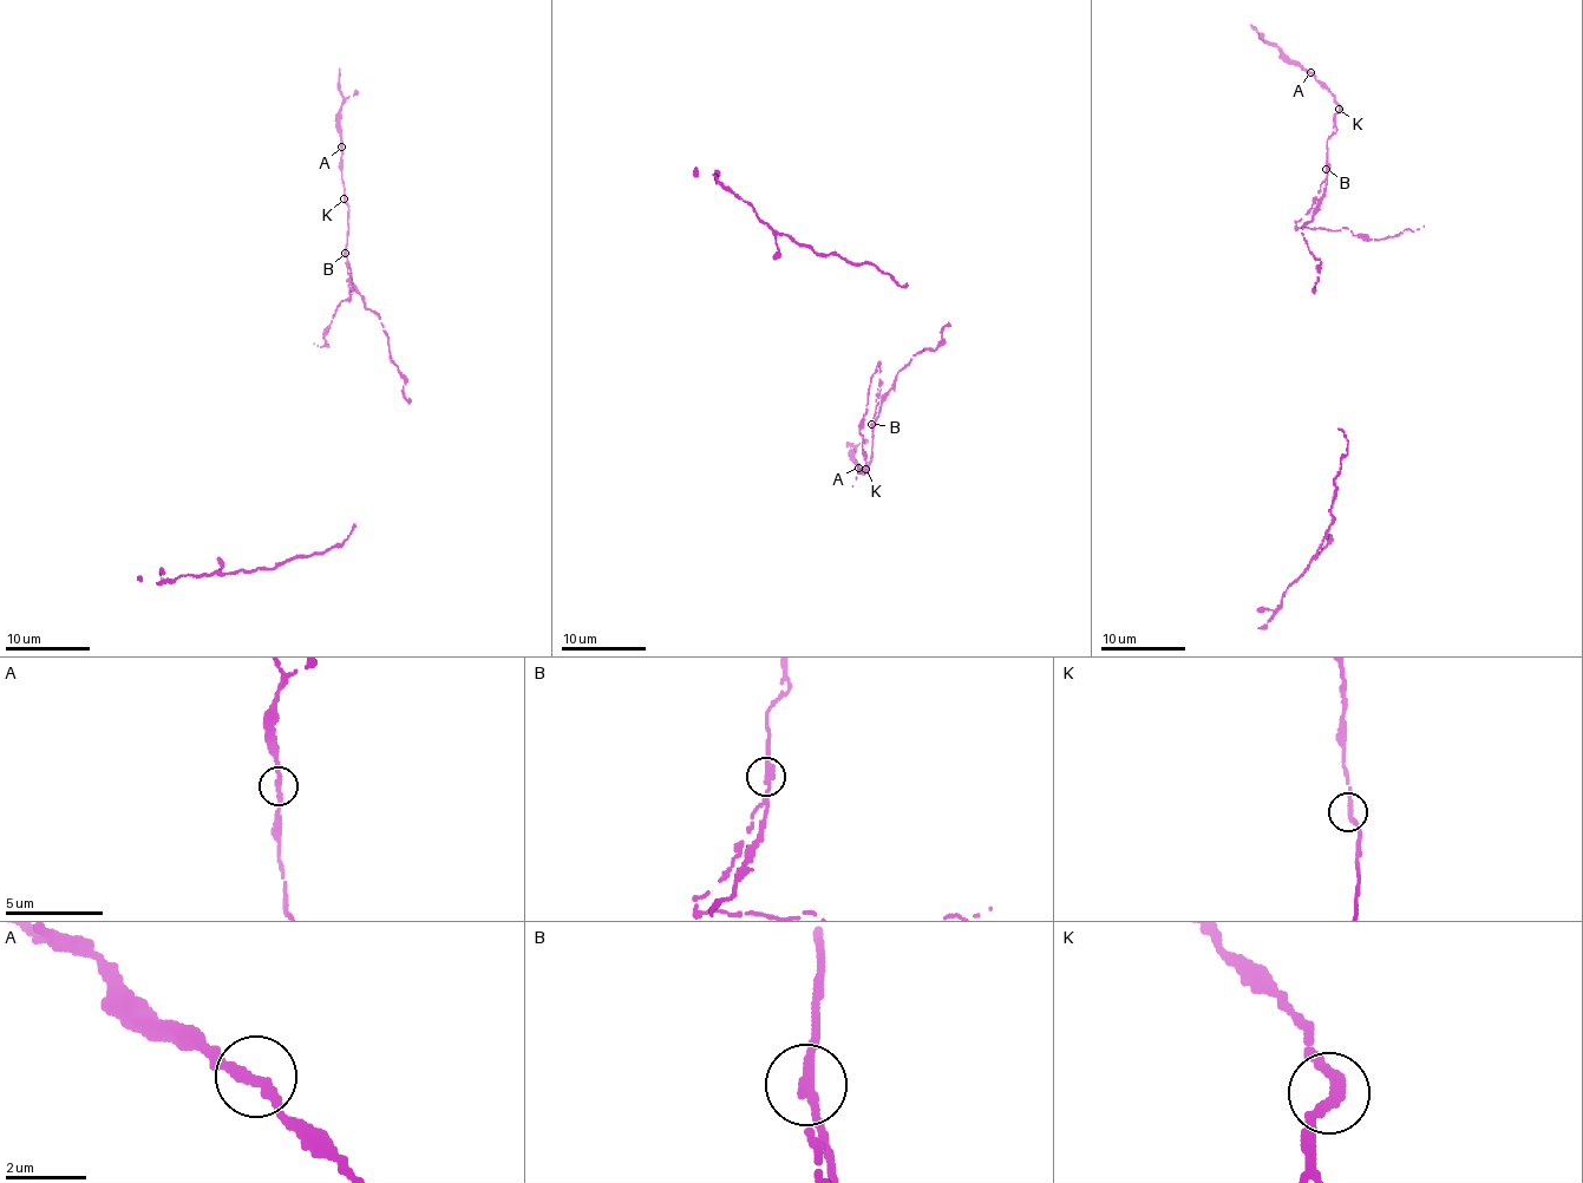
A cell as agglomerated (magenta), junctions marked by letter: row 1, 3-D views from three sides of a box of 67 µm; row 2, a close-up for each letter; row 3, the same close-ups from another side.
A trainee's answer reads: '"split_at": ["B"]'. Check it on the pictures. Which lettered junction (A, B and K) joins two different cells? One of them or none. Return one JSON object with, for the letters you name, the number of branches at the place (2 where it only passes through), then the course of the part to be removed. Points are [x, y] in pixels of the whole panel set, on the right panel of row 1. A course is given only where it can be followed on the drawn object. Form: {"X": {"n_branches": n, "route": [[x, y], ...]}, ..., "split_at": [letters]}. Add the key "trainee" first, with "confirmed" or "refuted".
{"trainee": "confirmed", "B": {"n_branches": 2, "route": [[1326, 169], [1326, 180], [1315, 202], [1299, 221], [1299, 227], [1342, 228], [1354, 235], [1384, 240], [1423, 226]]}, "split_at": ["B"]}

